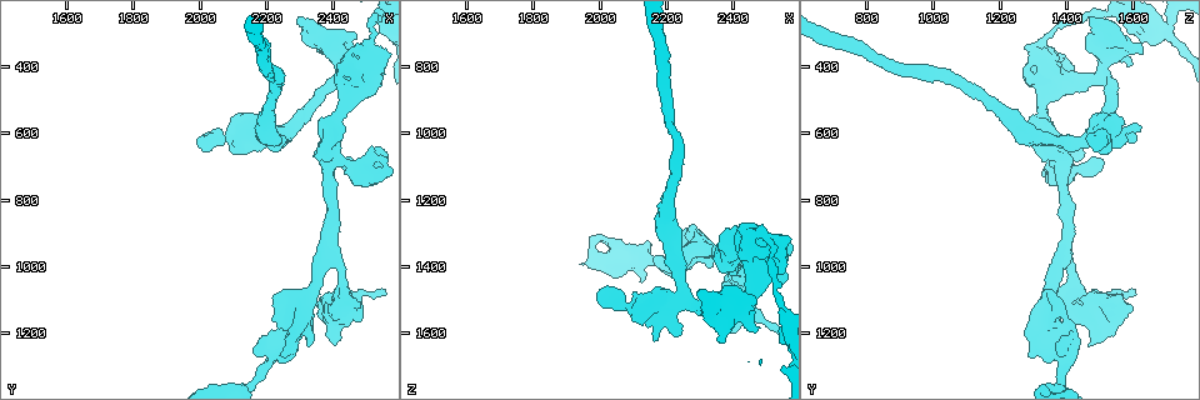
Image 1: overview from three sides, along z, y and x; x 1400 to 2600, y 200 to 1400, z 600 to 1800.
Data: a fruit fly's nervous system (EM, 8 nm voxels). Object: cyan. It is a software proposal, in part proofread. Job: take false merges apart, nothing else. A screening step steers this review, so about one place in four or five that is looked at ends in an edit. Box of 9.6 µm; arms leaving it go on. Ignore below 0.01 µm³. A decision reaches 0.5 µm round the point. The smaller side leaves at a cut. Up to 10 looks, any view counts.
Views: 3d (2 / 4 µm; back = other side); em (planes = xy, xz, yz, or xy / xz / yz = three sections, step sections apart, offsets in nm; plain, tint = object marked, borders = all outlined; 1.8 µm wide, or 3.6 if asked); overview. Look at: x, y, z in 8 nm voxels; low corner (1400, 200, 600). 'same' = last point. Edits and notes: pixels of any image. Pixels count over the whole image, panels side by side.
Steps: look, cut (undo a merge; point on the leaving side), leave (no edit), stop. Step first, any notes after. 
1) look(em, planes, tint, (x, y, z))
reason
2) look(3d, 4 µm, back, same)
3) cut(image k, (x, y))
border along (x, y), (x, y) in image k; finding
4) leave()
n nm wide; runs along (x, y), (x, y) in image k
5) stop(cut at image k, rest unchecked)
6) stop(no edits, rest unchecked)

look(em, planes, tint, (2450, 1110, 1470))
closes a loop

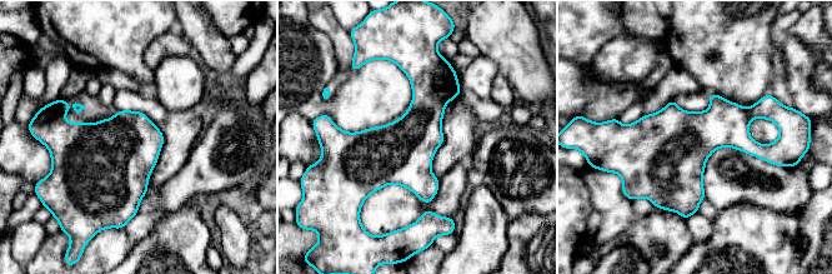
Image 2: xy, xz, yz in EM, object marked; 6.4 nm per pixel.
leave()
400 nm wide; continuous, no second neuron

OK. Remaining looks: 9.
look(3d, 2 µm, (2210, 1260, 1390))
touches itself

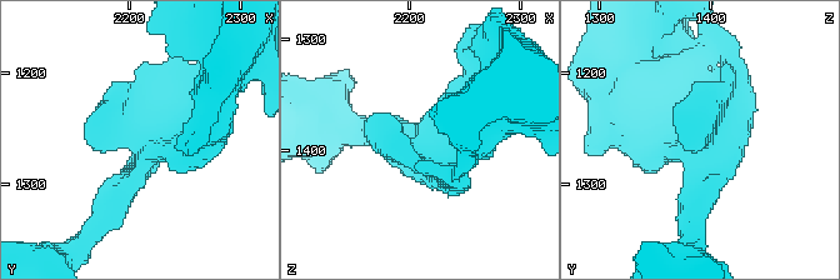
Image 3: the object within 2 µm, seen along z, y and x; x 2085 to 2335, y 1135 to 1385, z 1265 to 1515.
look(em, planes, tint, (2218, 1270, 1384))

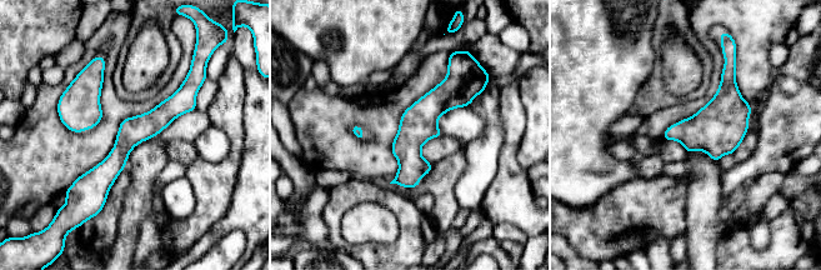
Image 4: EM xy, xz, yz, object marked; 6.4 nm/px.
leave()
180 nm wide; runs along (186, 83), (121, 149), (91, 195) in image 4; continuous, no second neuron

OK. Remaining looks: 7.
look(em, 3.6 µm, xy, step 8, tint, (2230, 590, 1520))
looks like a crossing

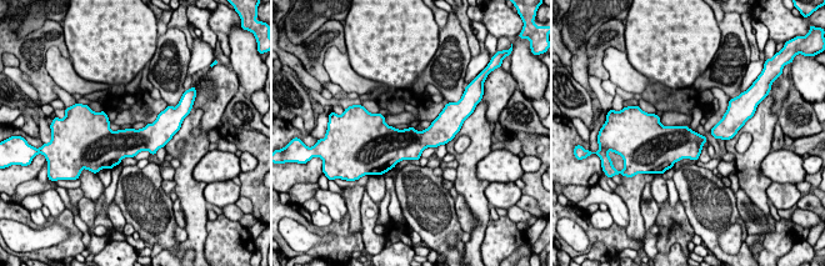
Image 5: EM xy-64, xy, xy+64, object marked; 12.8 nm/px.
look(em, 3.6 µm, planes, tint, same)

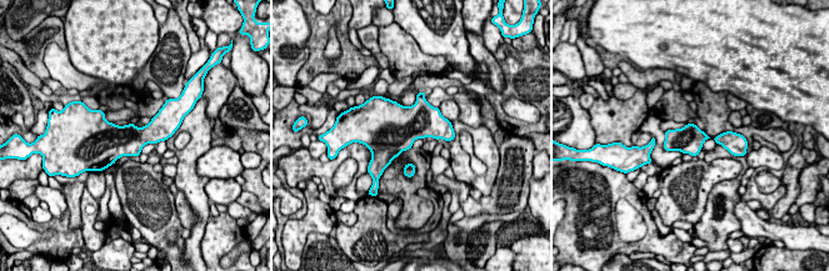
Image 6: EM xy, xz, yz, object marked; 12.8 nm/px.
leave()
all the same neuron

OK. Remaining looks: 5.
look(em, yz, step 4, tint, (2330, 280, 1500))
sudden change in width

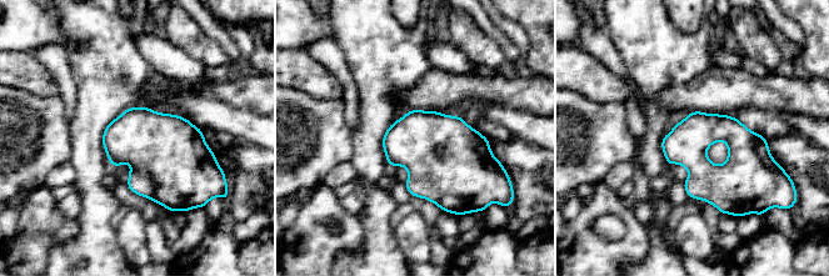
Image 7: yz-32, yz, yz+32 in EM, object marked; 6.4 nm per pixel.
leave()
260 nm wide; all the same neuron

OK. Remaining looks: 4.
stop(no edits, rest unchecked)

